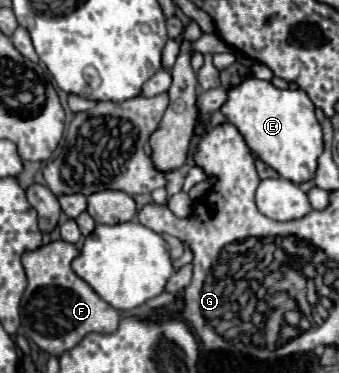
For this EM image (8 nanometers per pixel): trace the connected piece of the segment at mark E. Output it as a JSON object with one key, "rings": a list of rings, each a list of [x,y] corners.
{"rings":[[[247,74],[241,84],[227,90],[227,102],[221,106],[221,114],[239,130],[249,150],[283,178],[291,182],[313,178],[317,158],[323,152],[323,130],[315,118],[313,102],[301,88],[281,90],[267,80]]]}

